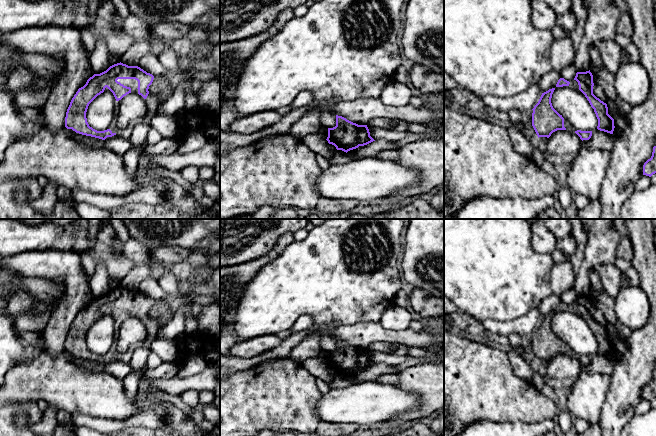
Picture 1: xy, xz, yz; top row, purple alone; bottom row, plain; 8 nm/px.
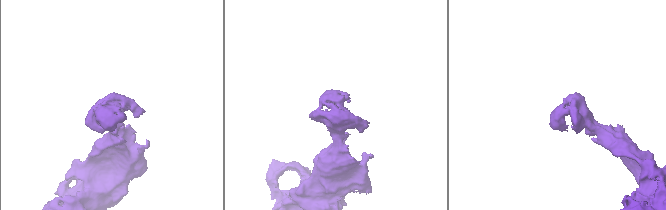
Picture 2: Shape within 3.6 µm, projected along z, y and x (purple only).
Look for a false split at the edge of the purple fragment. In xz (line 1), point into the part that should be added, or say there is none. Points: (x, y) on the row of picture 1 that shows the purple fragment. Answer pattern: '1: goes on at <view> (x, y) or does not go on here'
1: does not go on here

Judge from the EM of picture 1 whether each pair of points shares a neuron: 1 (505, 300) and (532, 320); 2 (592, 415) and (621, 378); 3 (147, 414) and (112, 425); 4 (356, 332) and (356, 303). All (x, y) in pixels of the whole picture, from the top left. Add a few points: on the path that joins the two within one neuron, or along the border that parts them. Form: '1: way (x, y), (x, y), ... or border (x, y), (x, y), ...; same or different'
1: border (535, 307), (519, 317), (501, 320); different
2: border (609, 378), (609, 387), (598, 422); different
3: way (138, 420), (121, 425); same
4: border (379, 321), (361, 321), (336, 326); different

